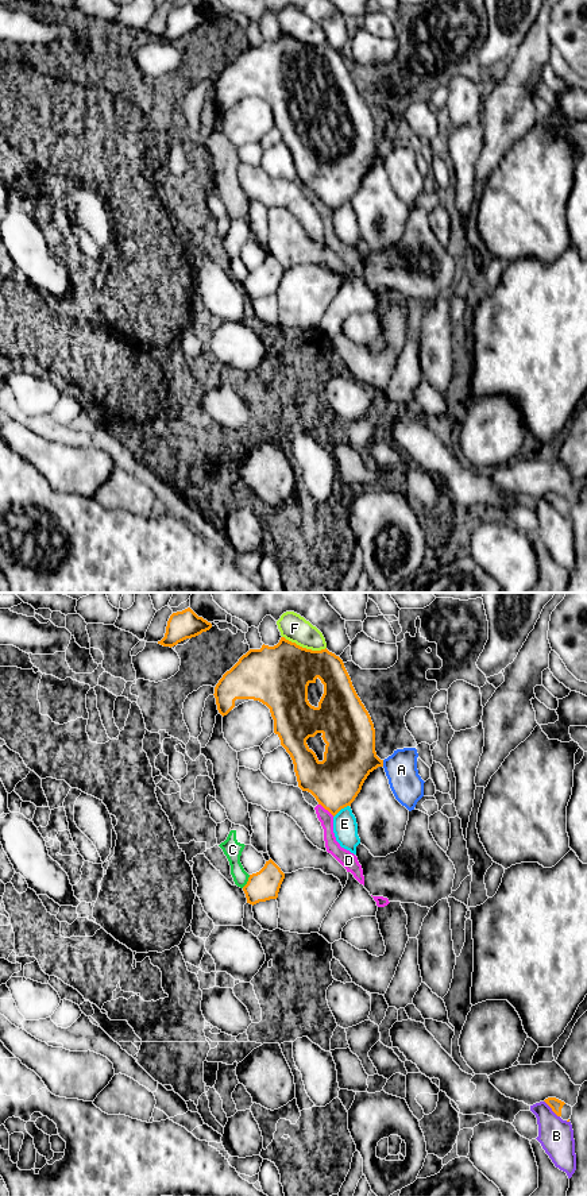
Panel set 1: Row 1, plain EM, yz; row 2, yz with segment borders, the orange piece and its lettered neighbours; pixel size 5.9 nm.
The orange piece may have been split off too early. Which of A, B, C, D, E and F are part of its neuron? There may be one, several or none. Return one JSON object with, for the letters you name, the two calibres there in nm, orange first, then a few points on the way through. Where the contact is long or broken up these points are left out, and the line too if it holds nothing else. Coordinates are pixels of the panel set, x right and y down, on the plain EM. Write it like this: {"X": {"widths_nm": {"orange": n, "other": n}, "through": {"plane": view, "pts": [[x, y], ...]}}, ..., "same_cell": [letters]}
{"same_cell": []}

